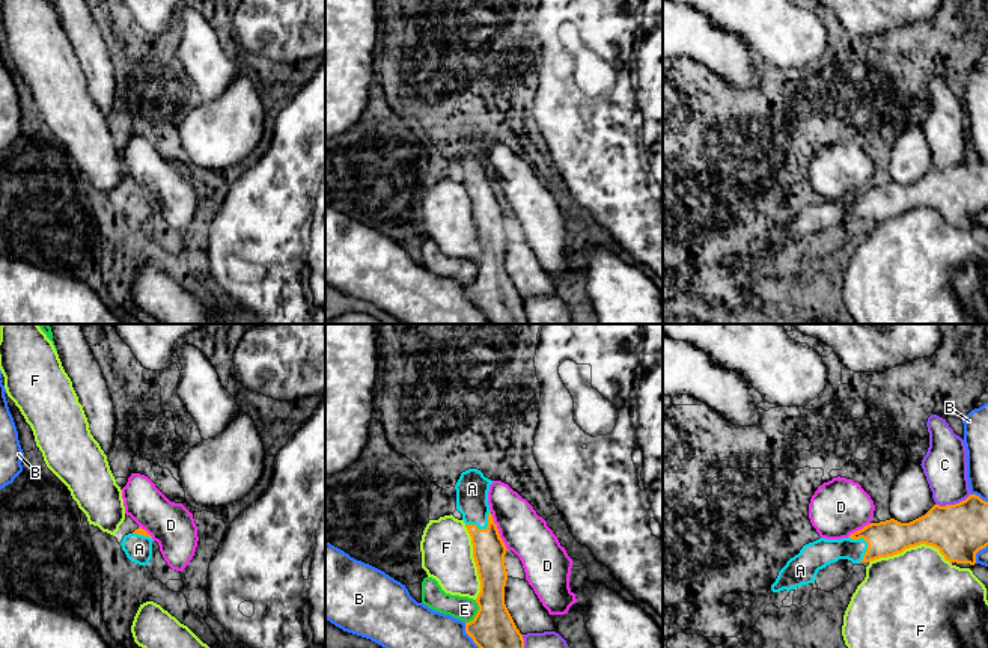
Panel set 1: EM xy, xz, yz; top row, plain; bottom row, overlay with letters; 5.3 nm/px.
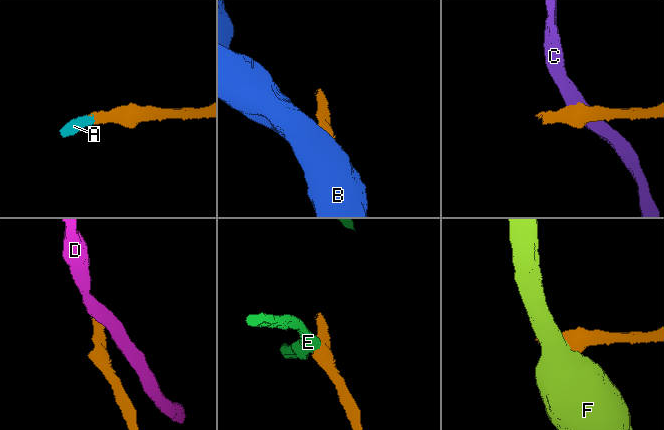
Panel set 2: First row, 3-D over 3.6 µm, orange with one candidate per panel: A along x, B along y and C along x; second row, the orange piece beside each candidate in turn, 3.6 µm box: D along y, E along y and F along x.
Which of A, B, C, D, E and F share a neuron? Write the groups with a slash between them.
A / B / C / D / E / F

